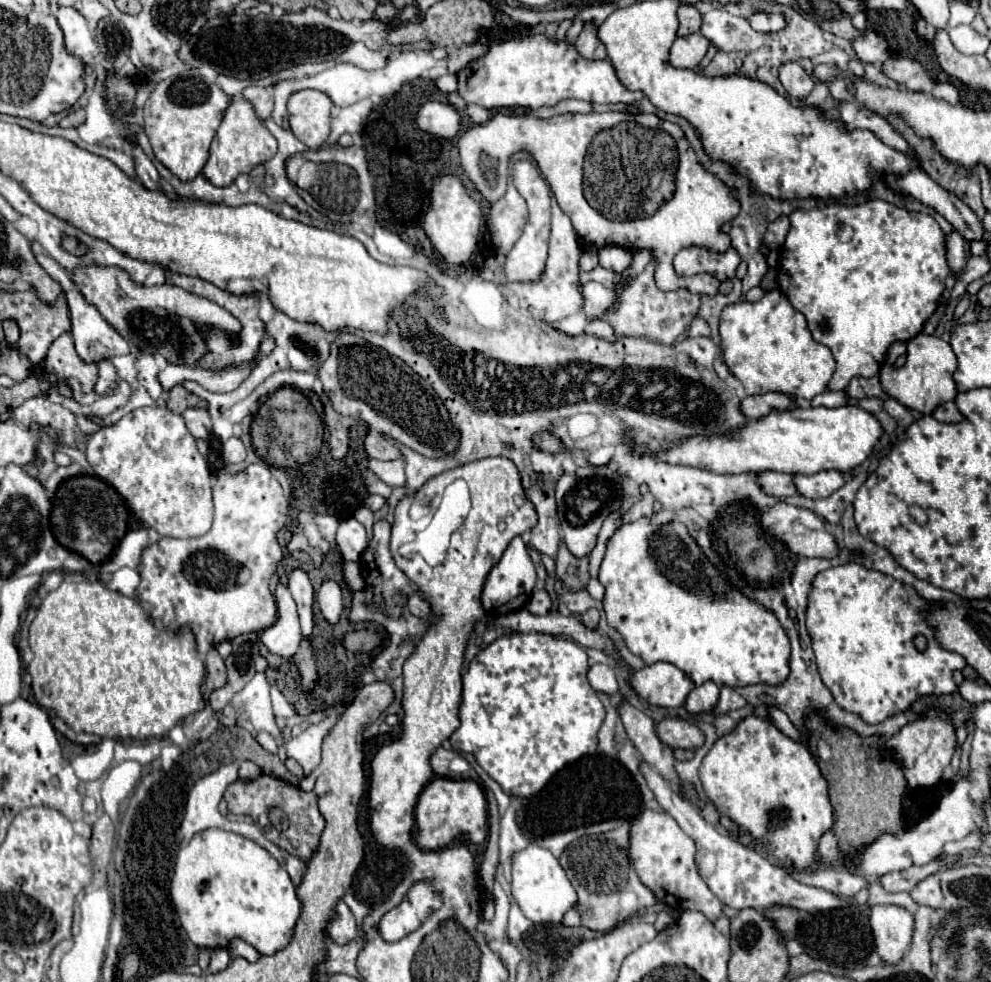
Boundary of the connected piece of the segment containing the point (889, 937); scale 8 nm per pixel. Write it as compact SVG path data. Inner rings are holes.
M873 906L871 908L871 932L873 932L873 942L875 942L875 952L883 960L883 964L897 964L913 936L913 916L899 906Z

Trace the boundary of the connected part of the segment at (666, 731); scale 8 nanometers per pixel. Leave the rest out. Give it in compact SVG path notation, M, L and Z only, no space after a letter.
M678 717L661 720L657 734L671 748L699 748L705 742L705 734L693 722Z

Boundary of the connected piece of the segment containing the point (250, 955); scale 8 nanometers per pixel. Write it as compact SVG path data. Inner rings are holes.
M235 938L231 944L229 944L229 954L231 954L231 958L245 958L247 962L255 962L257 958L259 958L259 952L251 946L251 944L247 944L245 940L239 940L239 938Z

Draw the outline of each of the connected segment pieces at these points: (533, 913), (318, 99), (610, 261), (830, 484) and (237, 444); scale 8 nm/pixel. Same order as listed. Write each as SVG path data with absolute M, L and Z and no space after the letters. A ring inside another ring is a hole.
M529 844L523 850L513 852L511 856L513 866L513 880L511 880L511 894L521 908L521 912L535 924L559 924L563 914L575 906L577 894L561 868L559 860L545 848Z
M301 90L289 98L289 128L311 150L319 150L329 136L333 102L319 90Z
M603 246L599 250L601 266L607 270L625 270L631 262L632 252L621 246Z
M819 470L819 474L811 474L811 476L797 474L793 478L793 484L801 496L817 500L817 498L831 496L837 488L841 488L843 478L837 470Z
M229 438L225 444L223 444L223 458L225 462L229 464L239 464L245 460L245 446L239 438Z

